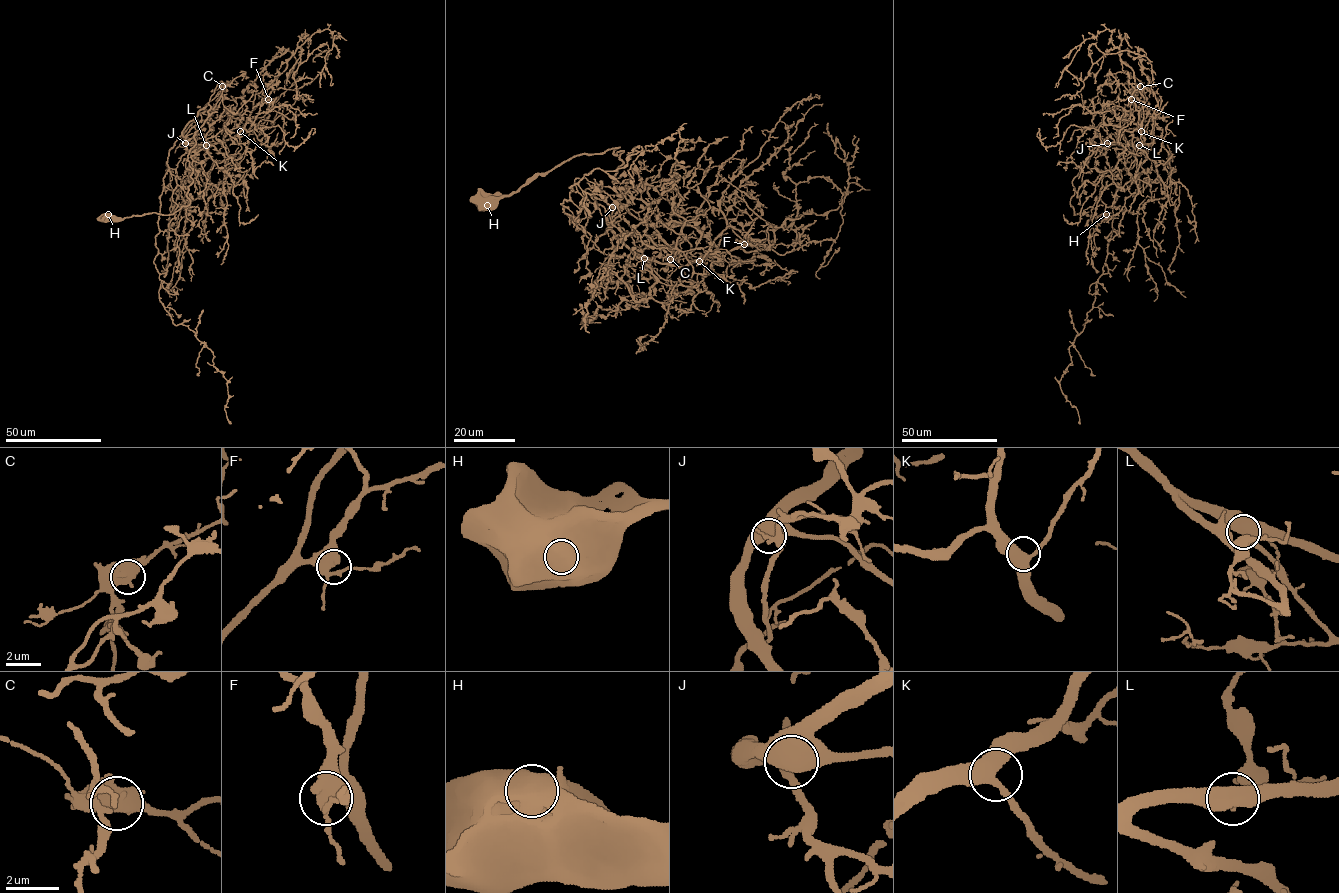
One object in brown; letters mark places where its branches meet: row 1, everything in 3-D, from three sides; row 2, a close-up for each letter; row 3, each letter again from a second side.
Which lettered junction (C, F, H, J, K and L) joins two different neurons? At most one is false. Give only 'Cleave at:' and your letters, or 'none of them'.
Cleave at: none of them

